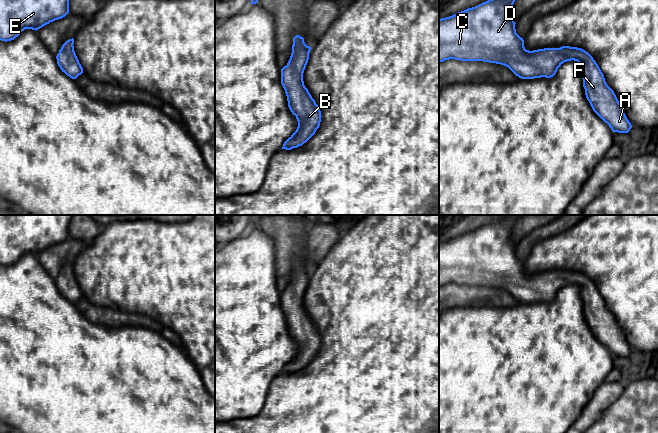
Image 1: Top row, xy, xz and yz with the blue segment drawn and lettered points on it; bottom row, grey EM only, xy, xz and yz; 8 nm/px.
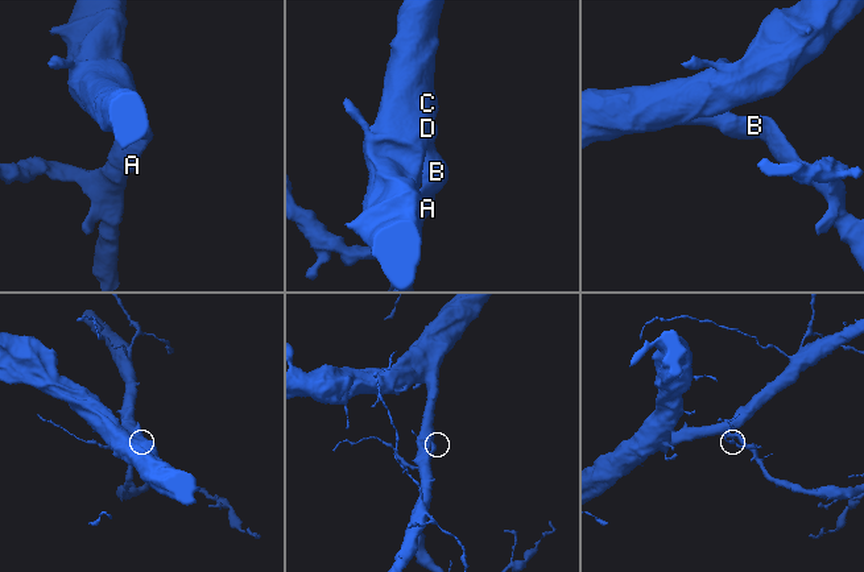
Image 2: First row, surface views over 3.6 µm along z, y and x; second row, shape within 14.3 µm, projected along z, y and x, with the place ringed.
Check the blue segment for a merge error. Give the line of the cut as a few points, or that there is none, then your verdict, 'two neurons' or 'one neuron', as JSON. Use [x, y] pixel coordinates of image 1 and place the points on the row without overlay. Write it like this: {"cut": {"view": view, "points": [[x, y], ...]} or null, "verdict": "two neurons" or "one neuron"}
{"cut": null, "verdict": "one neuron"}

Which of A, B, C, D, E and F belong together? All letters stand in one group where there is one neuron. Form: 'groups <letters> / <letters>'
groups A B C D E F

